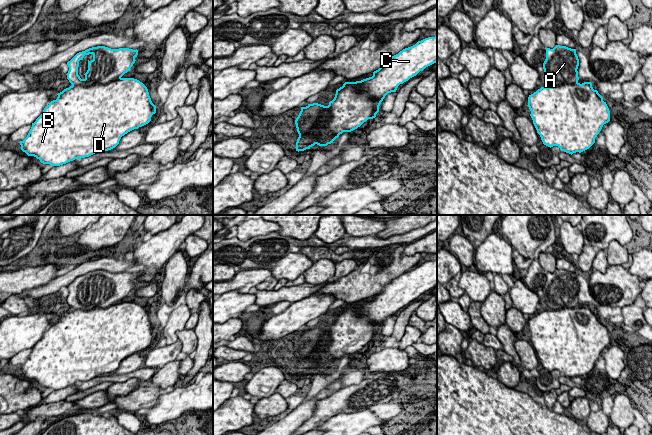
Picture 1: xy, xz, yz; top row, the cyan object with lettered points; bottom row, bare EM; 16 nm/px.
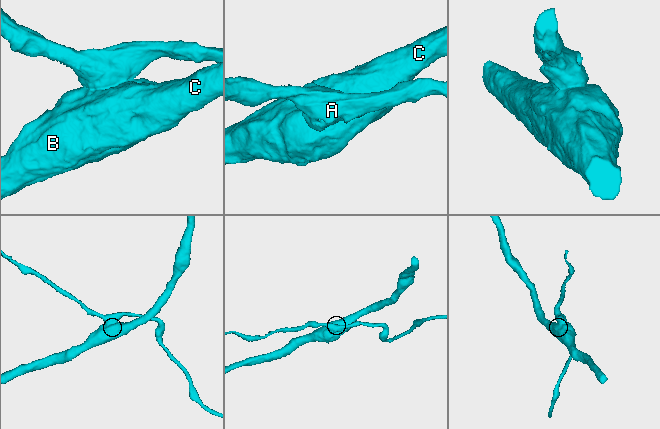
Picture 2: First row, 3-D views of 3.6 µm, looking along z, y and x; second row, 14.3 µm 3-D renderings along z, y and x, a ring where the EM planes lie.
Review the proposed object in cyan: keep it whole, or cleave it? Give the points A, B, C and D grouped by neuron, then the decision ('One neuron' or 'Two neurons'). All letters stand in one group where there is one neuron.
Groups: A / B C D. Two neurons

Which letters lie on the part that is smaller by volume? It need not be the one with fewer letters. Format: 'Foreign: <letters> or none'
Foreign: A

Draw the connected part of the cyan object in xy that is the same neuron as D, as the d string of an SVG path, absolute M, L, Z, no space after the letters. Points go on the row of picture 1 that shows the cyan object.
M118 78L89 87L72 85L57 95L32 123L27 137L19 142L28 156L53 166L115 148L122 136L148 124L156 113L147 87L134 78Z

